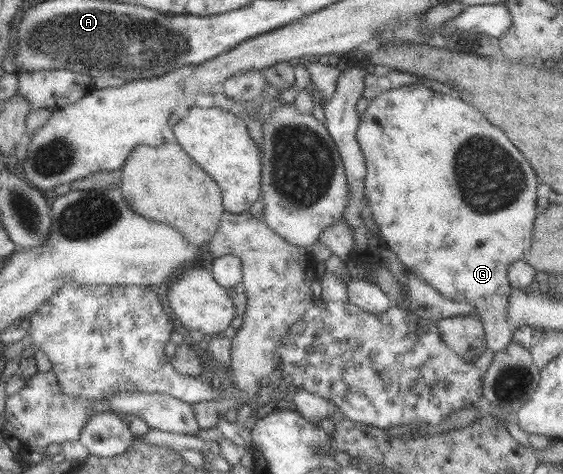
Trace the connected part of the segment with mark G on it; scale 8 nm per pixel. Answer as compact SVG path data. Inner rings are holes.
M403 84L399 88L389 89L375 98L368 101L365 112L361 114L361 124L357 130L357 136L361 143L361 150L364 153L364 163L367 174L364 179L364 197L367 199L371 217L379 229L379 238L383 240L385 246L396 254L399 262L404 263L406 271L413 273L419 280L433 287L439 294L455 300L456 302L467 302L474 307L473 317L481 321L484 337L486 338L486 348L491 352L503 350L509 342L515 326L507 322L506 303L512 286L507 278L507 267L513 260L525 258L525 252L529 252L529 240L531 240L531 228L533 228L533 218L535 218L535 174L529 168L527 160L521 156L521 152L507 140L507 136L491 126L471 104L463 102L458 96L435 92L429 88L416 84Z

